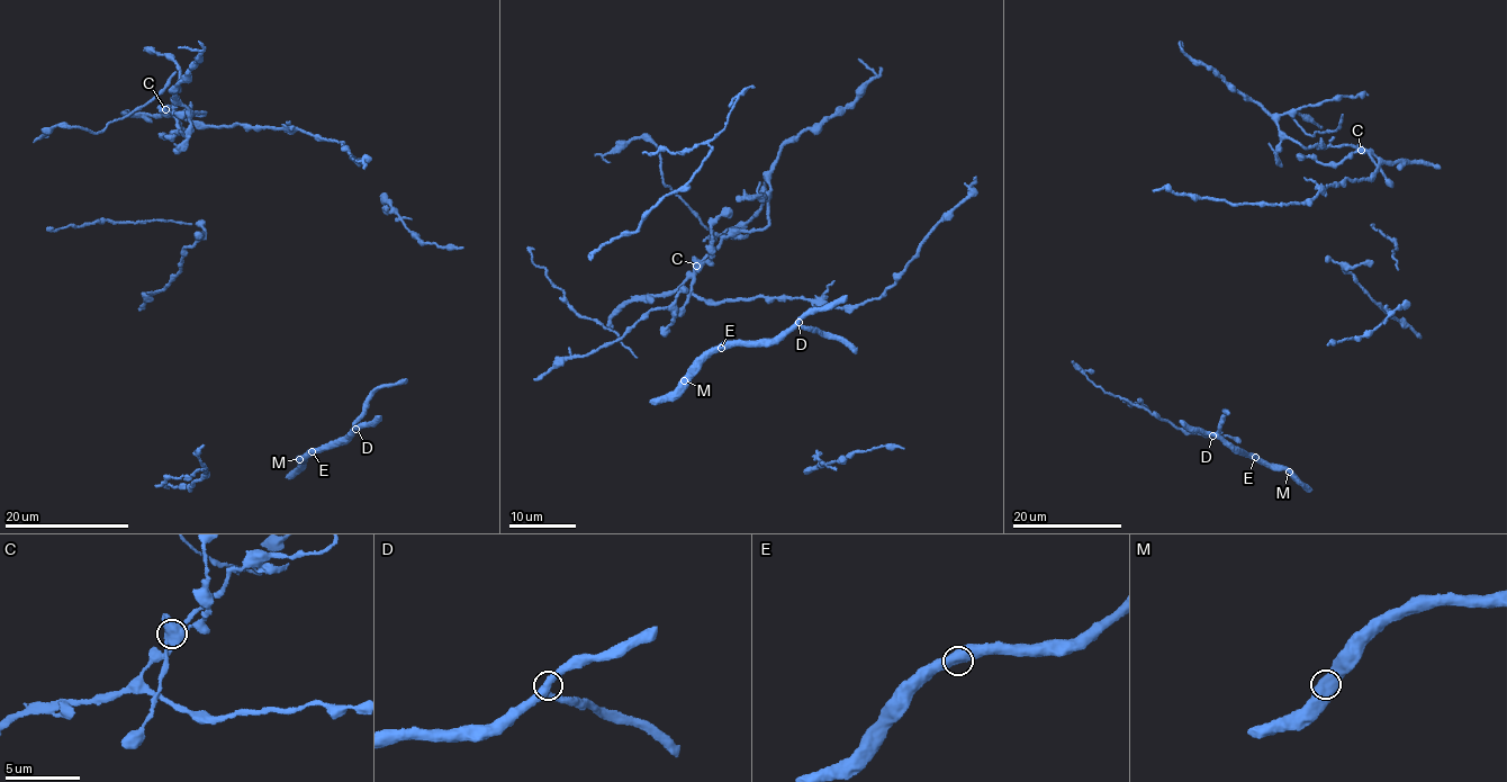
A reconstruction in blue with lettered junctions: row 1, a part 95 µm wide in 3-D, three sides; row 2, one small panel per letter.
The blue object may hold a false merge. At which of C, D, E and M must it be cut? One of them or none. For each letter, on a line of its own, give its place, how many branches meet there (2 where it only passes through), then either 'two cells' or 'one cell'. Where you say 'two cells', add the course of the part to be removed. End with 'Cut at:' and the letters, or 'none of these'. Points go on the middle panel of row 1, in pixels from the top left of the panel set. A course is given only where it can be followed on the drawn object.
C: at (696, 266); 4 branches meet; two cells; foreign part runs (696, 264), (723, 237), (767, 225), (767, 180), (778, 151), (856, 98), (875, 75), (858, 59)
D: at (799, 322); 3 branches meet; one cell
E: at (721, 348); 2 branches meet; one cell
M: at (684, 380); 2 branches meet; one cell
Cut at: C

